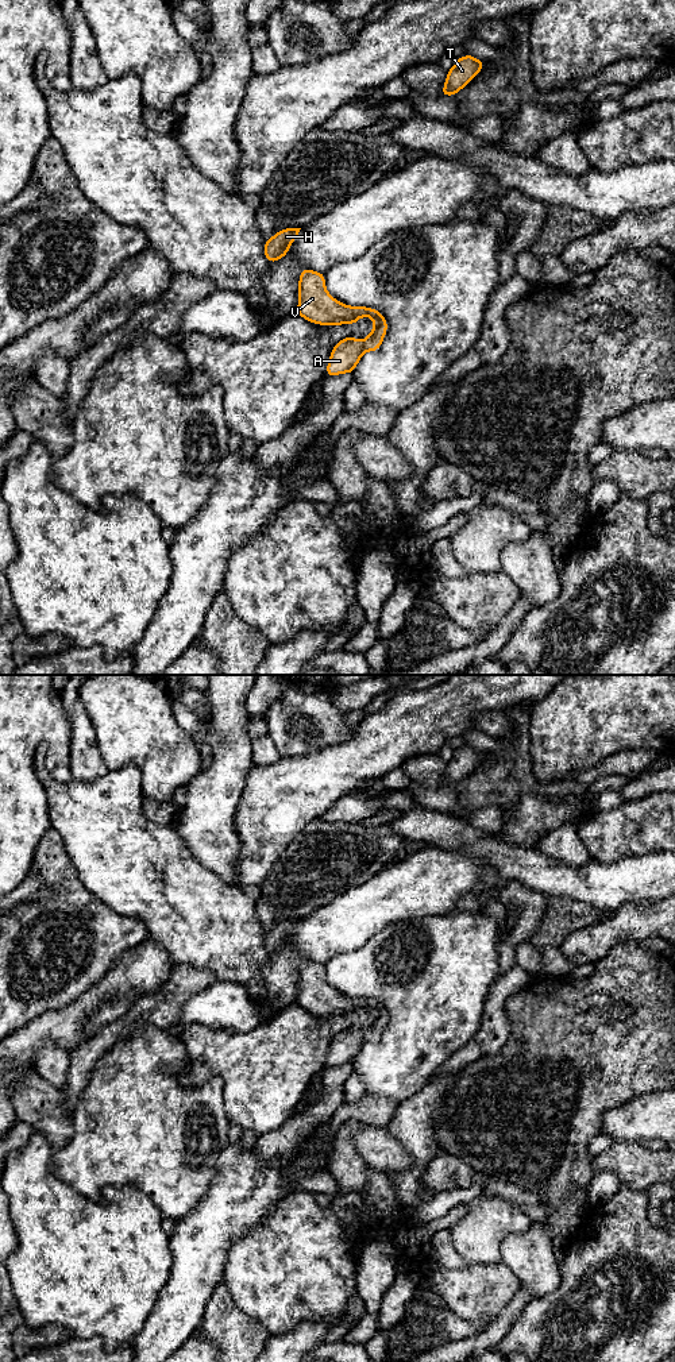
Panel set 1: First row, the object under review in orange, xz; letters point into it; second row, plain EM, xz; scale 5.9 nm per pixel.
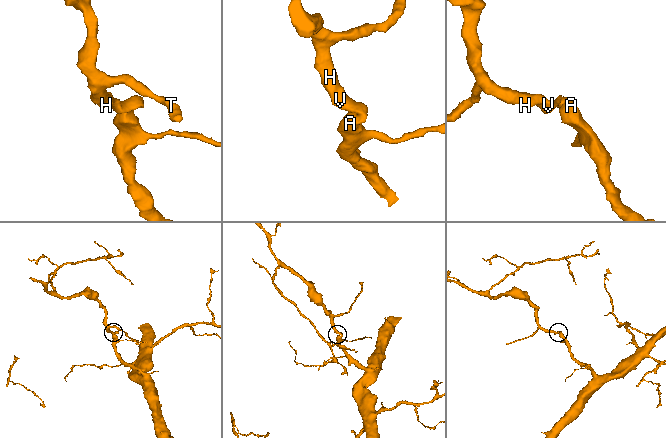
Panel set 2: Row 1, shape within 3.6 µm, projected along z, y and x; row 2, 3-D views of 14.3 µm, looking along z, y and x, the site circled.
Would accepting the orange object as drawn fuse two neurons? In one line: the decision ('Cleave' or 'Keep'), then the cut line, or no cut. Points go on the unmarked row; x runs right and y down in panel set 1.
Keep. No split

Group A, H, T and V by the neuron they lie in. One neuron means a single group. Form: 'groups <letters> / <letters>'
groups A H T V

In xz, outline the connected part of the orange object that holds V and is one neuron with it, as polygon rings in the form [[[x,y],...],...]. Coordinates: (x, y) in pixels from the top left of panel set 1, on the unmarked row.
[[[310,960],[300,964],[297,1006],[309,1014],[331,1018],[355,1016],[360,1008],[370,1008],[374,1012],[371,1023],[363,1033],[346,1027],[333,1037],[327,1054],[327,1068],[354,1065],[363,1045],[378,1042],[387,1023],[387,1011],[379,1002],[338,992],[325,979],[325,965]]]

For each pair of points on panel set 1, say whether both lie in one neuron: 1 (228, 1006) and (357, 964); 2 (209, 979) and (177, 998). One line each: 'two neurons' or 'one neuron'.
1: two neurons
2: one neuron

